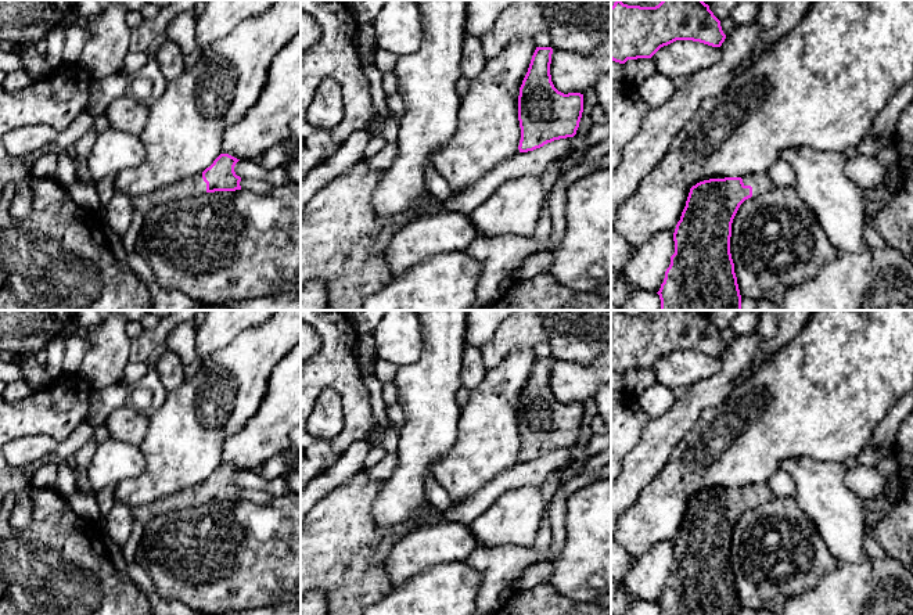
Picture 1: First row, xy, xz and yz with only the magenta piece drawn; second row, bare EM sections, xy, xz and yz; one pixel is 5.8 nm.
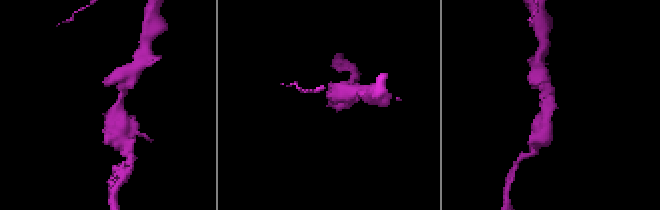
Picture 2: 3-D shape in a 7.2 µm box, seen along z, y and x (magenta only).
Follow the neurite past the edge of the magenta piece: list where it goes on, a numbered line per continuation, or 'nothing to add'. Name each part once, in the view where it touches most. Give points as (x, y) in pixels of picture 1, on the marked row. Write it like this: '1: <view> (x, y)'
1: yz (761, 183)

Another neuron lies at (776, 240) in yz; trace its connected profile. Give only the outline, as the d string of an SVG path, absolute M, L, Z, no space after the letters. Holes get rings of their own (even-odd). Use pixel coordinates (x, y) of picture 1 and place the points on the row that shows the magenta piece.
M794 186L776 187L745 199L732 223L730 253L741 298L759 301L777 287L802 284L830 263L835 251L817 216Z

